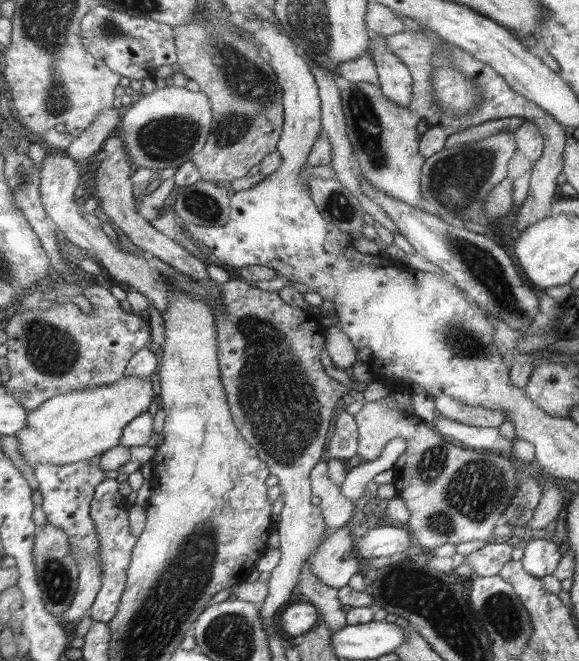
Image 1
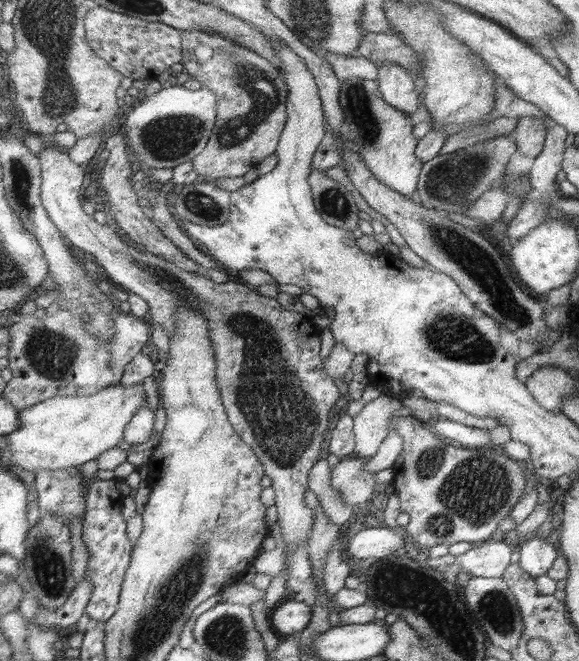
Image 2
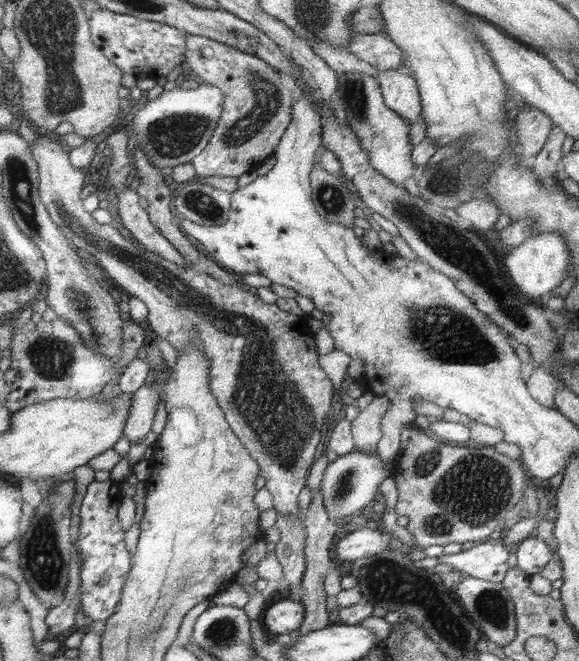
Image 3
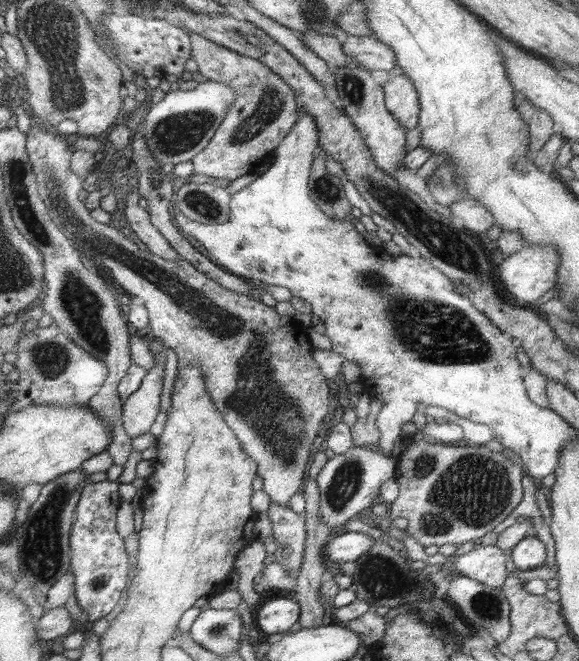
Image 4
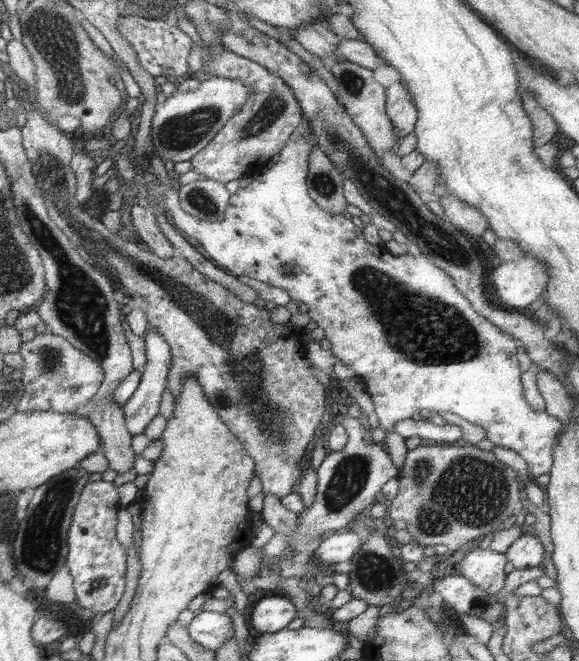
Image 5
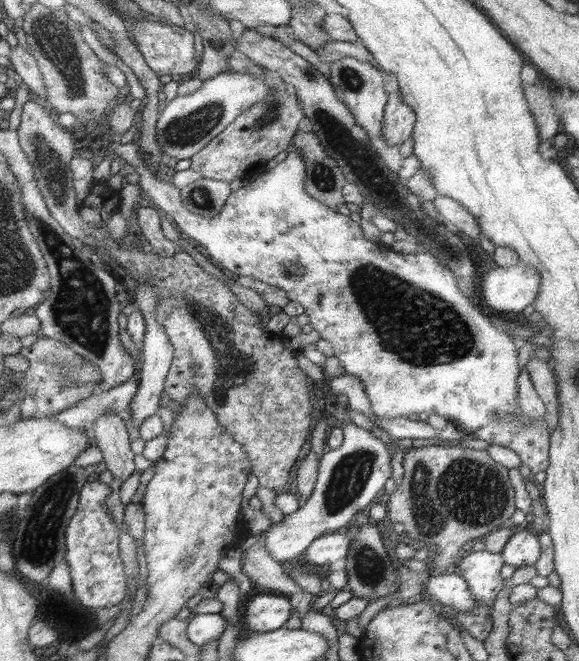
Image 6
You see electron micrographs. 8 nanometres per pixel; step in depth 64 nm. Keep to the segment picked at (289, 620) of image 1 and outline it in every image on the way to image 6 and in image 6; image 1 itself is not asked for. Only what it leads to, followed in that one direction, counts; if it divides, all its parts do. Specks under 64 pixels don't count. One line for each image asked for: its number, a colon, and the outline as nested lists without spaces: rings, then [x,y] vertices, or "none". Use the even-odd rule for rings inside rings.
2: [[[287,602],[281,604],[271,614],[273,626],[279,630],[283,638],[305,632],[311,626],[311,618],[313,618],[313,606],[307,602]]]
3: [[[279,600],[273,602],[271,608],[265,612],[265,624],[269,628],[269,634],[293,634],[297,632],[307,620],[307,608],[301,600]]]
4: [[[271,598],[267,604],[263,602],[261,610],[255,614],[255,624],[267,636],[293,632],[291,628],[301,620],[301,604],[293,598]]]
5: [[[271,596],[271,598],[261,598],[253,610],[251,616],[251,626],[261,632],[261,634],[277,634],[281,630],[287,630],[287,626],[299,618],[301,612],[297,612],[297,606],[289,596]]]
6: [[[259,592],[247,602],[243,618],[255,634],[267,634],[283,630],[285,622],[291,618],[291,610],[295,608],[291,608],[289,596],[269,596]]]

